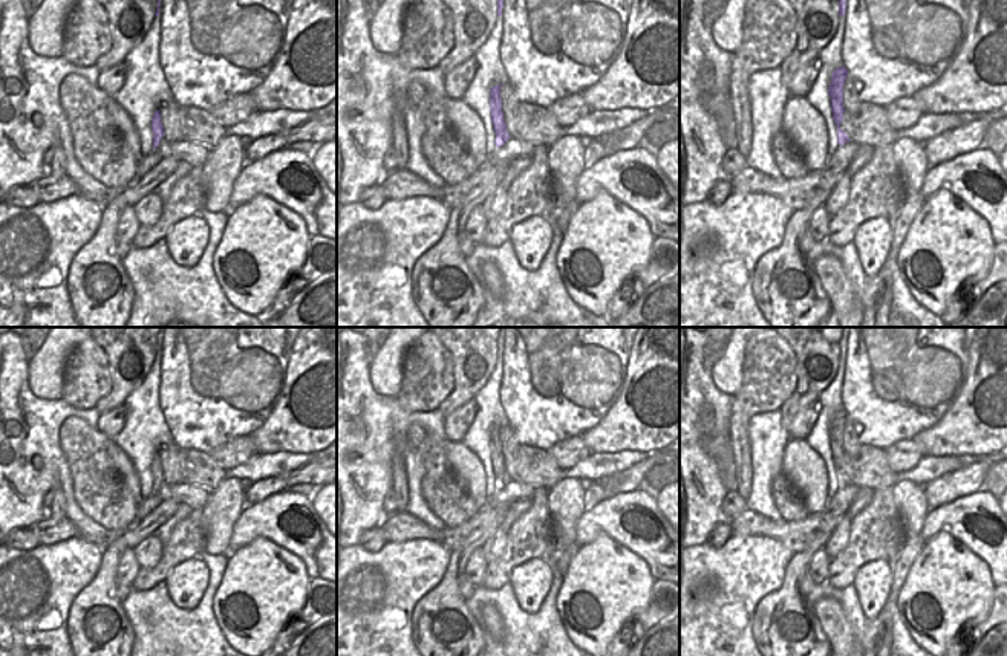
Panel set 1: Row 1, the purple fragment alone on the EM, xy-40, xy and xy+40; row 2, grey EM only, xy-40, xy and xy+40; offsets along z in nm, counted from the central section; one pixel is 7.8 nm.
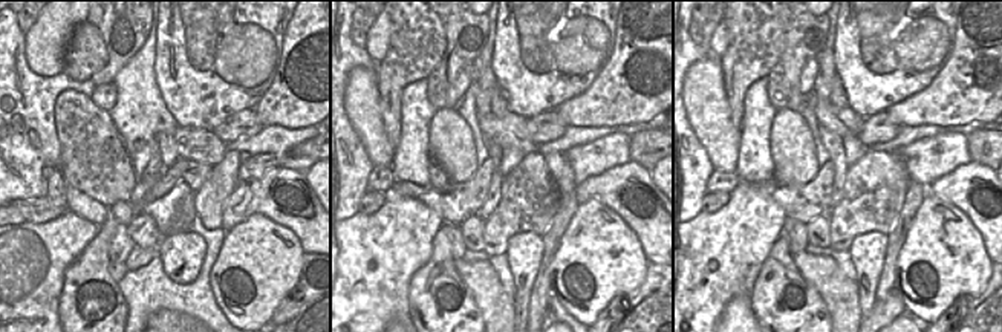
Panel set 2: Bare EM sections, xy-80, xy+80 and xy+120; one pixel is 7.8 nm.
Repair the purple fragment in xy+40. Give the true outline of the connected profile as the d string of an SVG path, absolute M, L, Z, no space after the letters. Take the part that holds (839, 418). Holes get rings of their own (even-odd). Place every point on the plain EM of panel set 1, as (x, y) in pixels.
M837 410L833 414L831 419L831 427L828 430L828 437L831 440L831 451L833 451L833 462L837 466L837 486L843 488L846 485L849 485L851 482L848 480L848 477L840 471L840 466L843 463L843 456L845 456L845 450L843 450L843 428L845 428L845 422L848 419L848 413L846 410Z

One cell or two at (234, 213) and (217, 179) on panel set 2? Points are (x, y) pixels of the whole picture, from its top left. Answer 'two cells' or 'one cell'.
two cells

